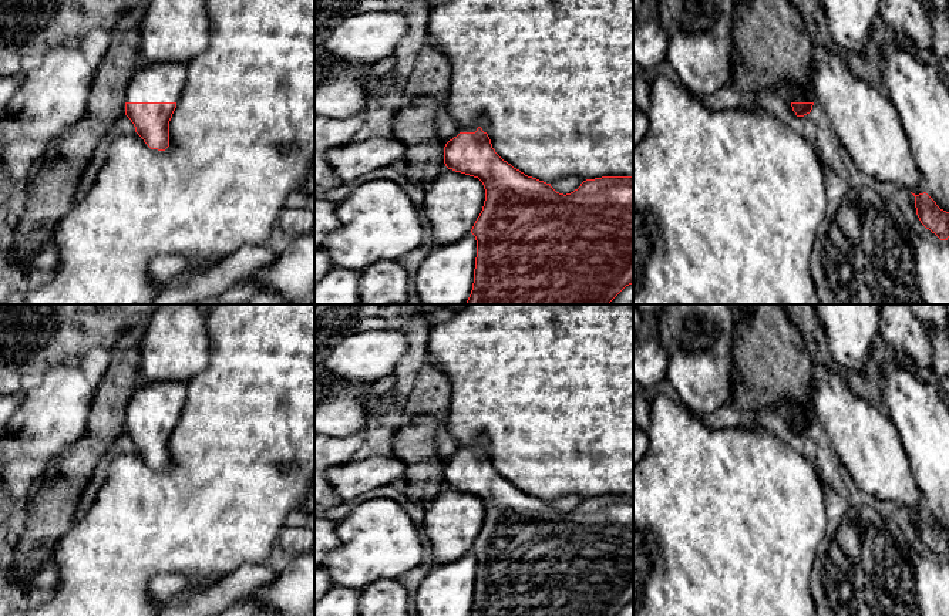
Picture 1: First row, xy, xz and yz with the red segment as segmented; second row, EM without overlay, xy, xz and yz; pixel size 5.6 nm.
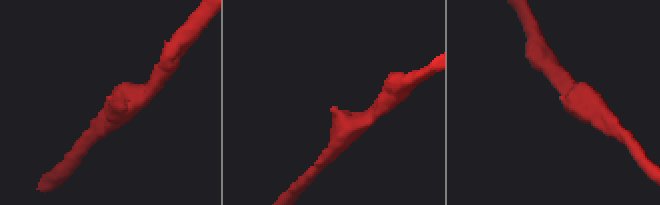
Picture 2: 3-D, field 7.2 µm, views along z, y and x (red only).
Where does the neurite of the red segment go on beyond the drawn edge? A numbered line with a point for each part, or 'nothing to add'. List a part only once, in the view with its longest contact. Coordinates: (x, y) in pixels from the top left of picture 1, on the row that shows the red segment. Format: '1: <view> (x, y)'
1: xy (151, 83)

